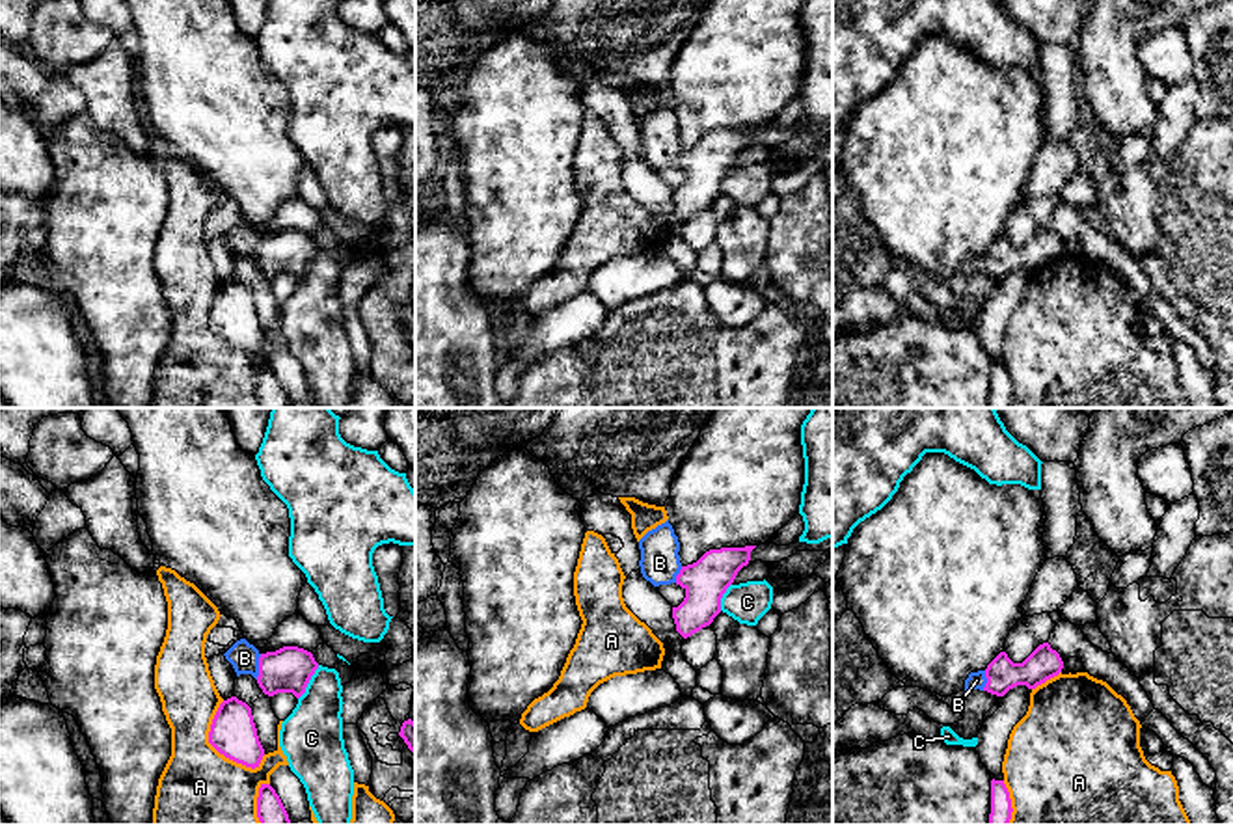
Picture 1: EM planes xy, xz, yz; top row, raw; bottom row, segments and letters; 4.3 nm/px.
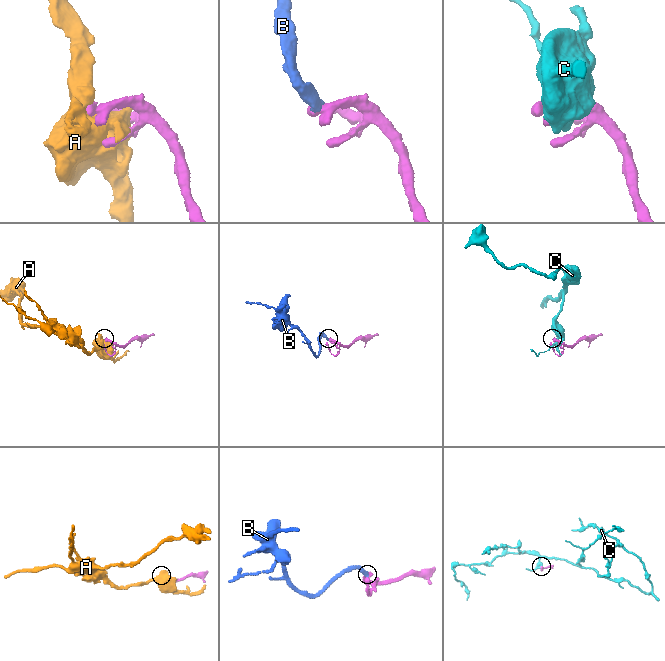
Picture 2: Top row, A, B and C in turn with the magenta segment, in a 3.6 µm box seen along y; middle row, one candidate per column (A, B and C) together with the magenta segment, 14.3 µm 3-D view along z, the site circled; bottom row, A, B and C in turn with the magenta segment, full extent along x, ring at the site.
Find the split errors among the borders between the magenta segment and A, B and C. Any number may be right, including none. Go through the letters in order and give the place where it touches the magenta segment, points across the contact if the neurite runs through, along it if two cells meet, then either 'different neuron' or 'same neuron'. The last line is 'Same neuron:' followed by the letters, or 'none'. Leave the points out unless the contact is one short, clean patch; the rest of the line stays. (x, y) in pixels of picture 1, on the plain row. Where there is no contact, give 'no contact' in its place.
A: contact xy (211, 326); different neuron
B: contact xy (259, 250); way xy (289, 252), (259, 250), (244, 241); same neuron
C: contact xy (308, 265); border xy (319, 248), (298, 282); different neuron
Same neuron: B

